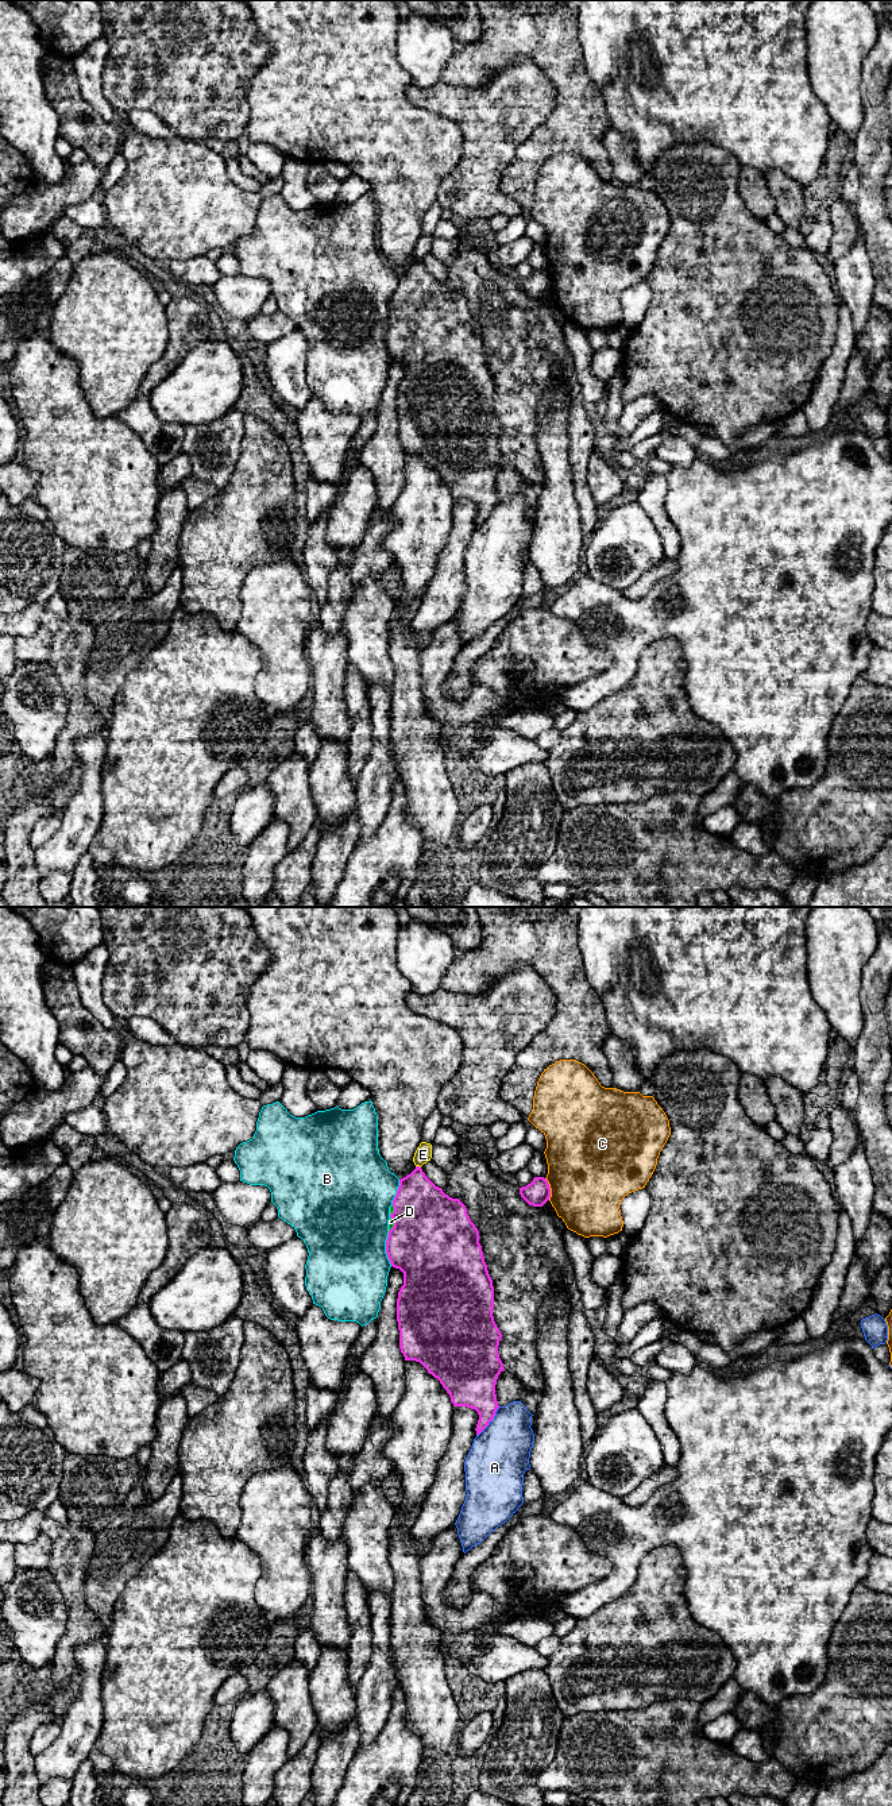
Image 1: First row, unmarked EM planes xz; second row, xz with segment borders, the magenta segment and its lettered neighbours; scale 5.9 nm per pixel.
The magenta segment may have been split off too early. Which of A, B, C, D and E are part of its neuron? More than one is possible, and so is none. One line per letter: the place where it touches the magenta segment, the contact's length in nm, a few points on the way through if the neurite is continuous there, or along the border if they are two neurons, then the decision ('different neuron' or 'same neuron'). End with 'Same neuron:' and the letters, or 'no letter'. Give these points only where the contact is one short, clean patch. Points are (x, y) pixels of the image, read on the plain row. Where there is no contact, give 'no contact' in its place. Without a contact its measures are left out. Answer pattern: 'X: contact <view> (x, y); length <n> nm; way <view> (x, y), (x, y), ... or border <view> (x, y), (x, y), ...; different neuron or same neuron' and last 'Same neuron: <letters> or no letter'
A: contact xz (490, 513); length 220 nm; different neuron
B: contact xz (386, 342); length 200 nm; different neuron
C: contact xz (549, 281); length 140 nm; border xz (545, 270), (549, 278), (549, 292); different neuron
D: contact xz (392, 311); length 160 nm; way xz (431, 325), (414, 311), (392, 311), (390, 315); same neuron
E: contact xz (419, 259); length 40 nm; border xz (416, 258), (420, 261); different neuron
Same neuron: D

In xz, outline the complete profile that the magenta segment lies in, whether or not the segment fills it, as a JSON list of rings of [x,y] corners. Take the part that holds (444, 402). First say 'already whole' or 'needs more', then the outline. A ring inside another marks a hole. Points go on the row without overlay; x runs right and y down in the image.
needs more; [[[420,259],[399,273],[390,300],[386,347],[391,359],[403,366],[397,414],[405,454],[420,455],[437,471],[453,499],[475,502],[479,508],[475,524],[479,528],[499,501],[495,478],[505,463],[498,447],[502,427],[493,409],[493,373],[479,336],[479,324],[466,298],[445,288]]]

